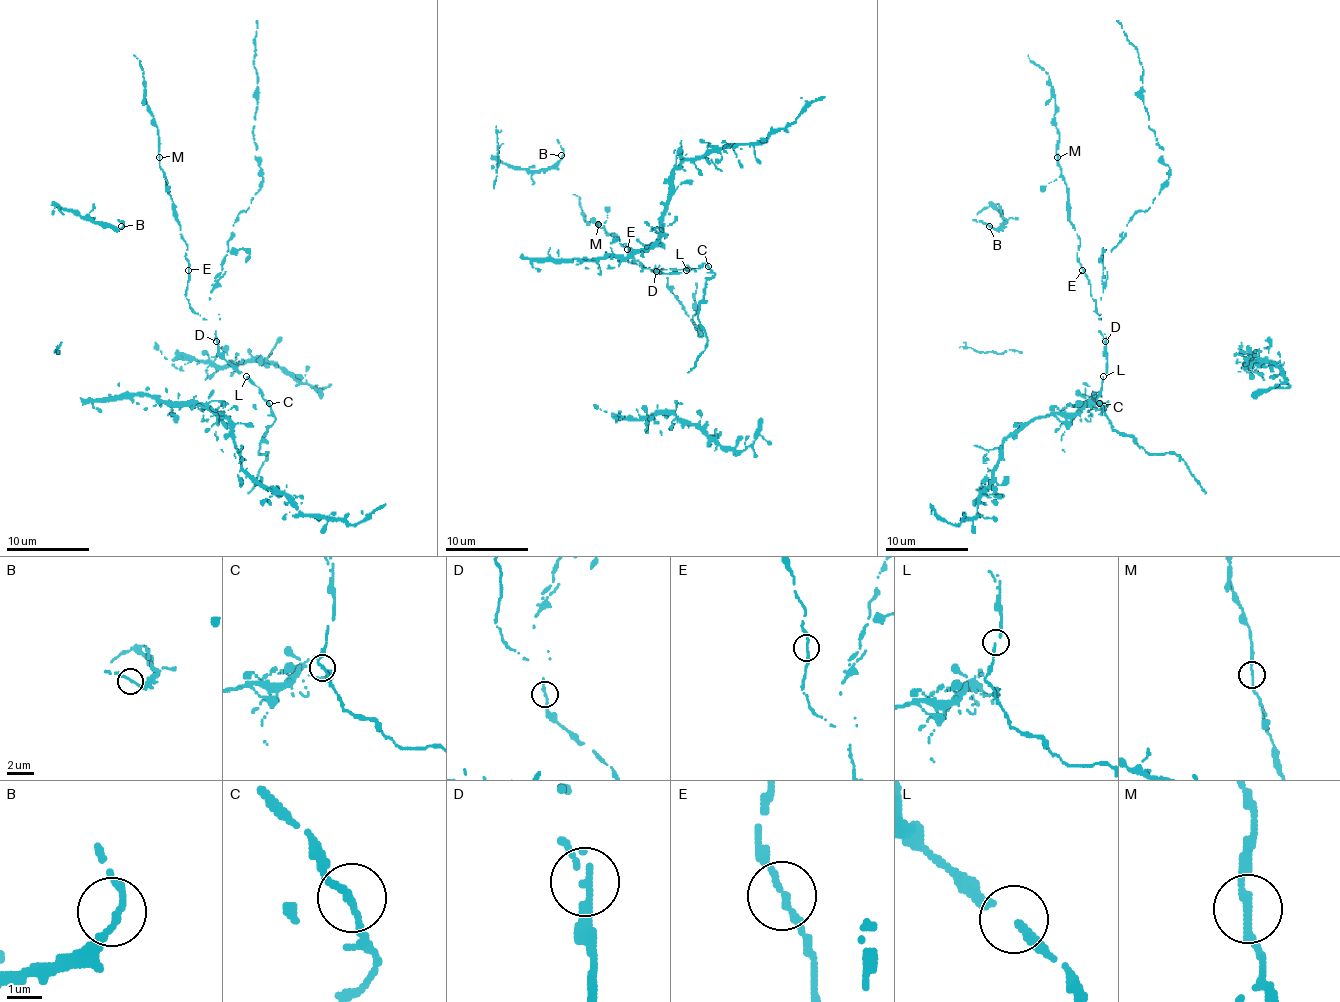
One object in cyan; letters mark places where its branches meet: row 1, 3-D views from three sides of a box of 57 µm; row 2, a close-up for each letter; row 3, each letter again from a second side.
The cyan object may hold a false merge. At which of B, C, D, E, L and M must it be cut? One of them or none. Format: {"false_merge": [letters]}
{"false_merge": ["D"]}

